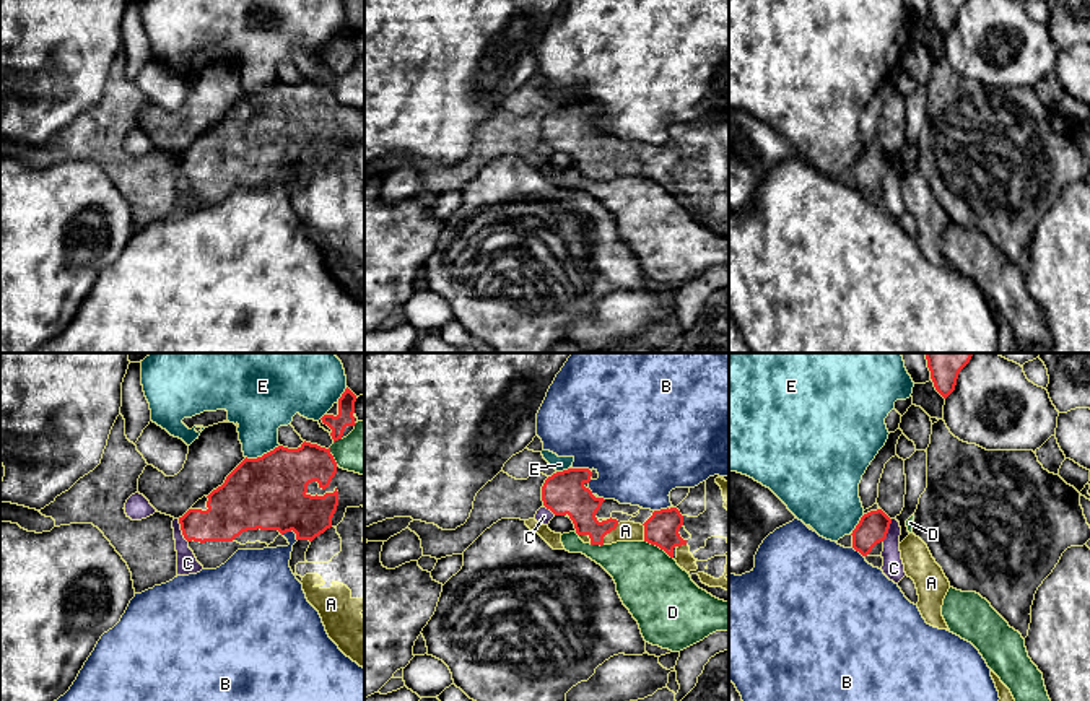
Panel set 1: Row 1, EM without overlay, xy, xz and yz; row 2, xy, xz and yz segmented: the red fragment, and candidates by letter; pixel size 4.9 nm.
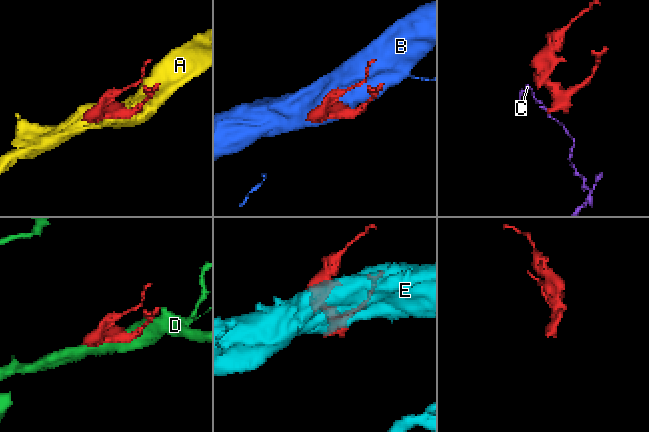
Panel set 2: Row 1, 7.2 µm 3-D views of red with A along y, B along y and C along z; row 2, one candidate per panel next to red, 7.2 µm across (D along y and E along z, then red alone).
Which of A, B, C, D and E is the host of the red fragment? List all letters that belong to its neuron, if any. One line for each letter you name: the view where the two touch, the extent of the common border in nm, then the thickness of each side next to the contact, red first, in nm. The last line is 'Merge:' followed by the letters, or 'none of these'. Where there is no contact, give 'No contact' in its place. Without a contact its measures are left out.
A: Touches red in xz. Shared border 130 nm. Thickness 170 nm (red) against 100 nm
Merge: A

